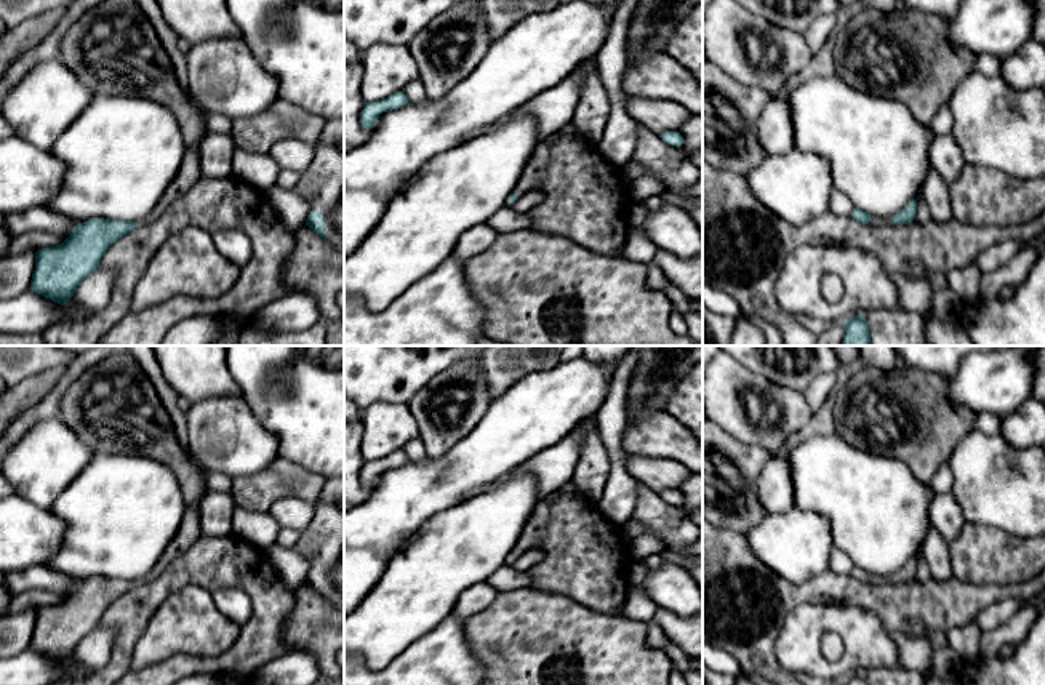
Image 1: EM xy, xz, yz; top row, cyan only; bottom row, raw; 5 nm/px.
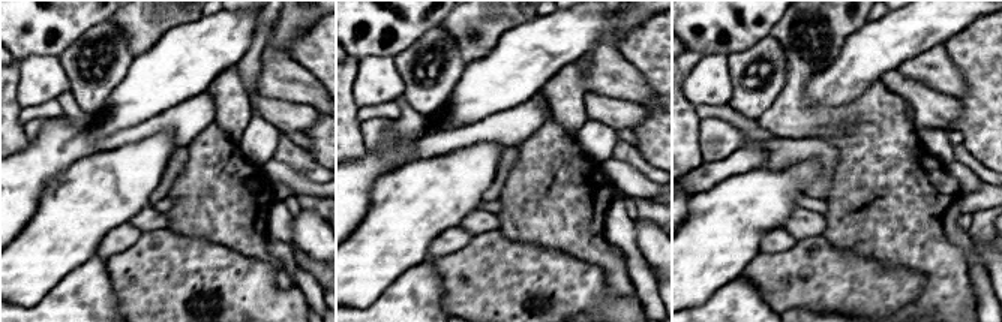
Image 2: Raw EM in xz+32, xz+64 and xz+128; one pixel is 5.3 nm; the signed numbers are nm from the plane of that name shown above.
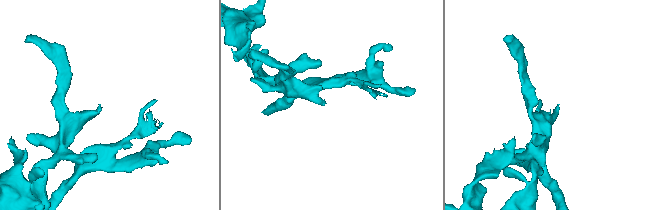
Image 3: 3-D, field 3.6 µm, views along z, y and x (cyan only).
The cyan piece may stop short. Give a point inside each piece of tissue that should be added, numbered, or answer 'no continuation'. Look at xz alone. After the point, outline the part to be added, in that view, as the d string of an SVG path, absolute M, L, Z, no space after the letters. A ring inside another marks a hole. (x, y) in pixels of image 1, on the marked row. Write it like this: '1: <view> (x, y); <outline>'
1: xz (536, 167); M541 141L535 147L530 160L527 162L523 168L523 173L520 174L517 184L514 186L510 192L517 195L517 200L523 197L528 190L535 189L535 186L546 176L549 160L551 160L549 144L546 141ZM507 197L504 202L504 206L512 208L515 202L512 202Z

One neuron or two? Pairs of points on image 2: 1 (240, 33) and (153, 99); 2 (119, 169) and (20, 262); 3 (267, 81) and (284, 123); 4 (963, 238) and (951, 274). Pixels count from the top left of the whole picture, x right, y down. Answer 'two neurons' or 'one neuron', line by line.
1: one neuron
2: one neuron
3: two neurons
4: two neurons

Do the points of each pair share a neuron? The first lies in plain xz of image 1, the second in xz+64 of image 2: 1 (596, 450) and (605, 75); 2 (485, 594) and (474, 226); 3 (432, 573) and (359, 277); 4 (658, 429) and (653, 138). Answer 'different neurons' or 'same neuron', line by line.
1: same neuron
2: different neurons
3: same neuron
4: different neurons

